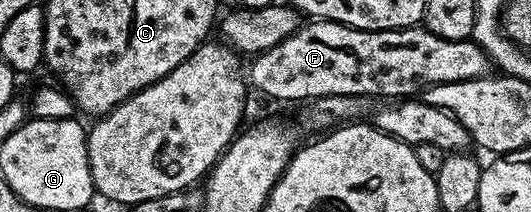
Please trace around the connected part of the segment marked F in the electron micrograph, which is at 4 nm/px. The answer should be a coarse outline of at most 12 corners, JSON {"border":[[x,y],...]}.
{"border":[[309,20],[251,58],[280,101],[408,99],[490,73],[475,41]]}

